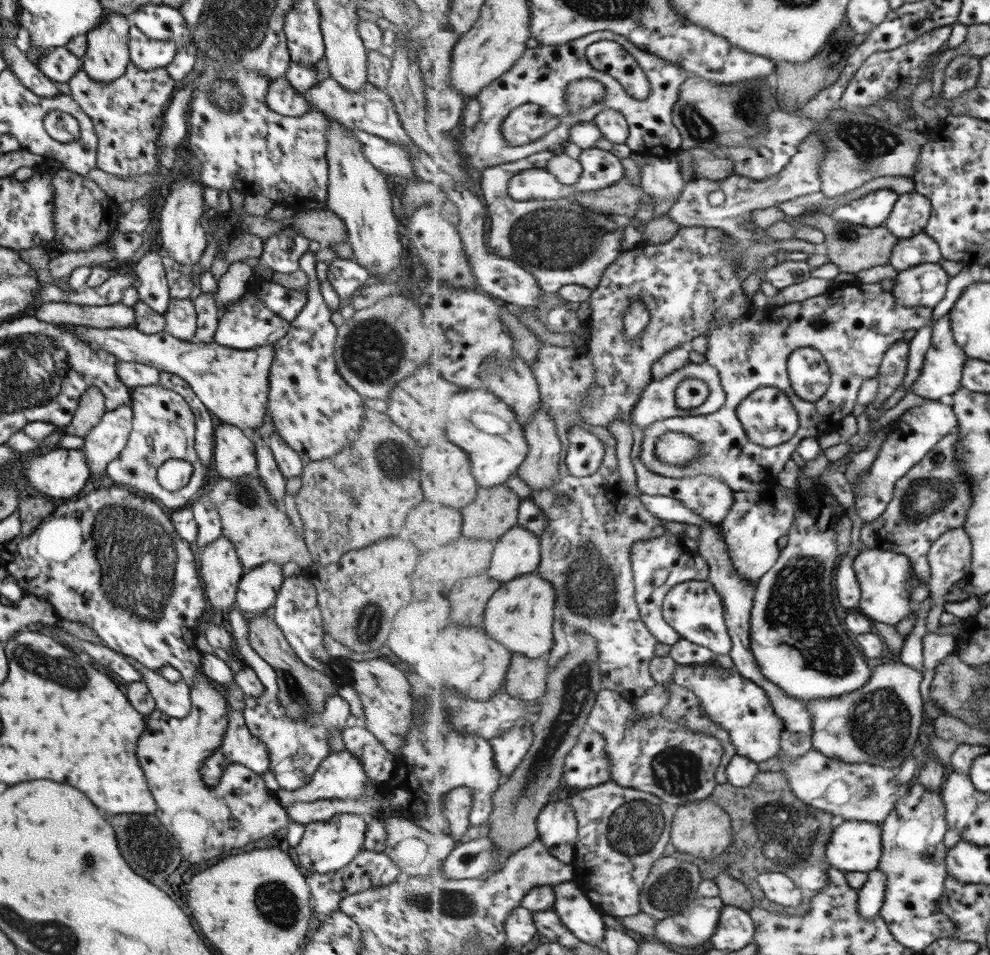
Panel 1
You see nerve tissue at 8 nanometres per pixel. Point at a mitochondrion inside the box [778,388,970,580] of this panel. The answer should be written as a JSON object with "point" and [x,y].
{"point":[923,497]}

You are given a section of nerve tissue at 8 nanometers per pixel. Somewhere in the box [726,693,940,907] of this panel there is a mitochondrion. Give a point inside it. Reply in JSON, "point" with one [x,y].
{"point":[788,835]}

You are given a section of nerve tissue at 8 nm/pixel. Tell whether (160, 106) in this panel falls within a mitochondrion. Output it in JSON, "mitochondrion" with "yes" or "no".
{"mitochondrion":"no"}

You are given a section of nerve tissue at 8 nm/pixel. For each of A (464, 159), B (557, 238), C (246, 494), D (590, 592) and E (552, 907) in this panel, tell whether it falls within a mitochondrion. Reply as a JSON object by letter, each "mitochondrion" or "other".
{"A":"other","B":"mitochondrion","C":"mitochondrion","D":"mitochondrion","E":"other"}

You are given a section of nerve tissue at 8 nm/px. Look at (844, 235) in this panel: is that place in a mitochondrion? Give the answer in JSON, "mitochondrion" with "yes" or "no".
{"mitochondrion":"yes"}

